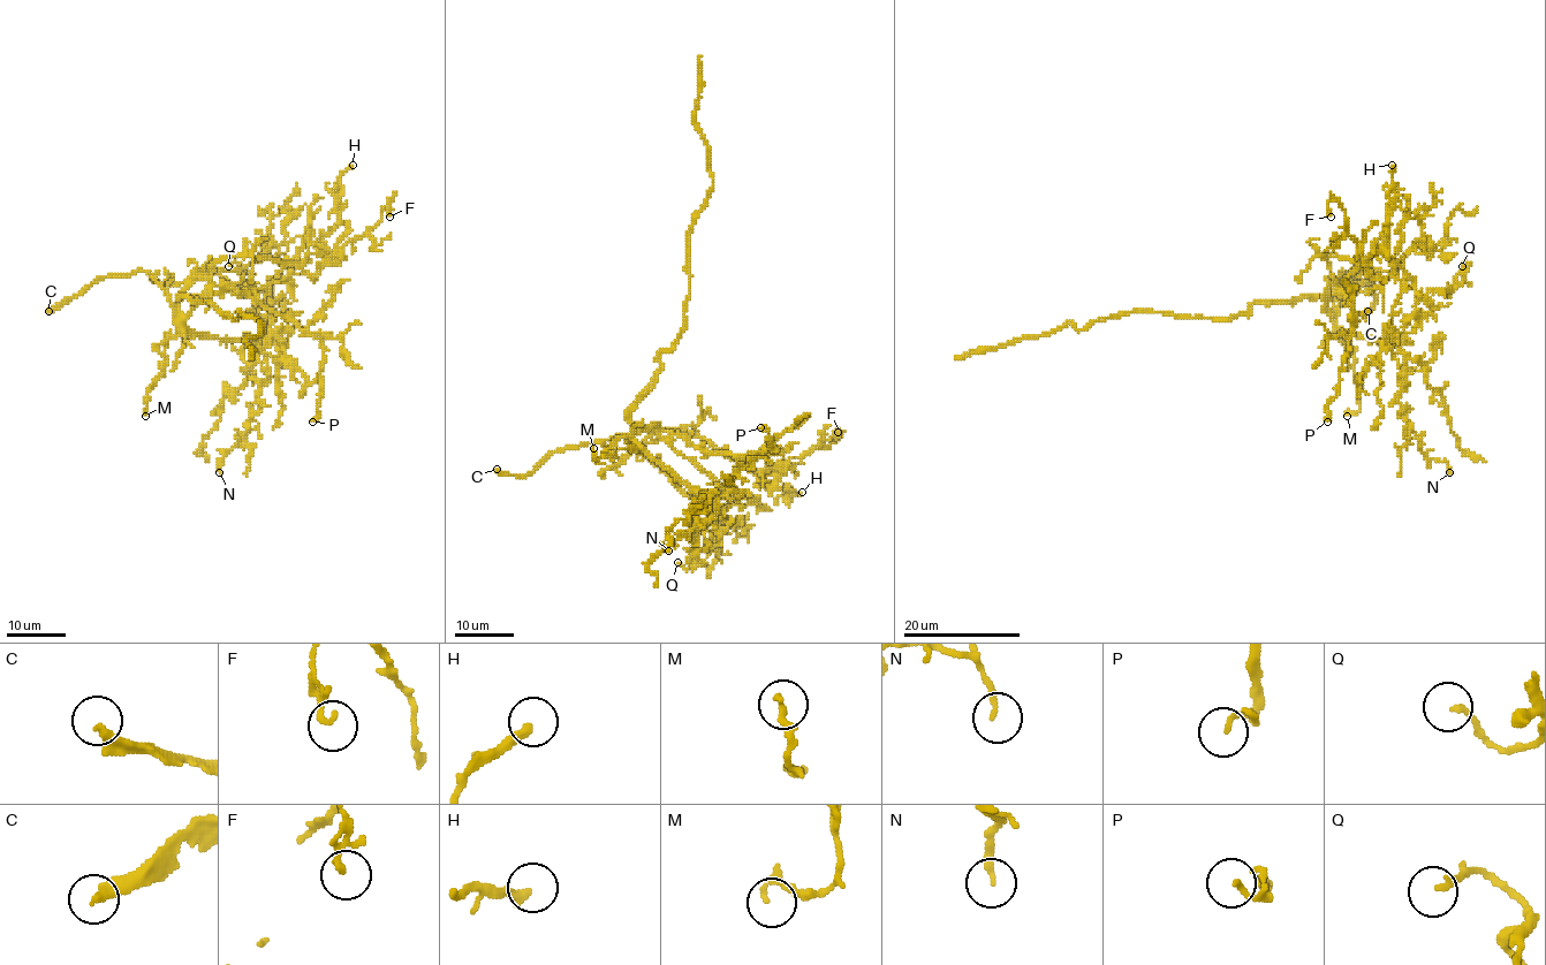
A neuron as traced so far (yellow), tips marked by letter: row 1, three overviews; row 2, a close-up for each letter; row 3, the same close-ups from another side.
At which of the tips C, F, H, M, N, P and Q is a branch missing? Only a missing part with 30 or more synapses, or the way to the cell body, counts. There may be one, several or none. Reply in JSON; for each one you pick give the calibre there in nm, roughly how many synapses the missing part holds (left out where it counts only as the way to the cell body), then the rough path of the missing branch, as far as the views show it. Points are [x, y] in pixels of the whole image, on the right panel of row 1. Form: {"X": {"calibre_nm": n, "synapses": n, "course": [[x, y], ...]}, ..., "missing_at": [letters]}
{"C": {"calibre_nm": 280, "course": [[1368, 311], [1395, 317], [1404, 310]]}, "missing_at": ["C"]}

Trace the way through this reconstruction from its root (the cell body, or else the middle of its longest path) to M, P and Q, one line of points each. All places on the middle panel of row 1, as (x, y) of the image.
M: (651, 384), (630, 412), (641, 428), (633, 437), (619, 438), (606, 449), (615, 454), (595, 460), (593, 448)
P: (651, 384), (630, 412), (637, 425), (654, 426), (702, 449), (733, 455), (771, 448), (767, 431), (760, 427)
Q: (651, 384), (630, 418), (651, 426), (740, 499), (718, 518), (721, 541), (700, 547), (690, 569), (677, 562)

